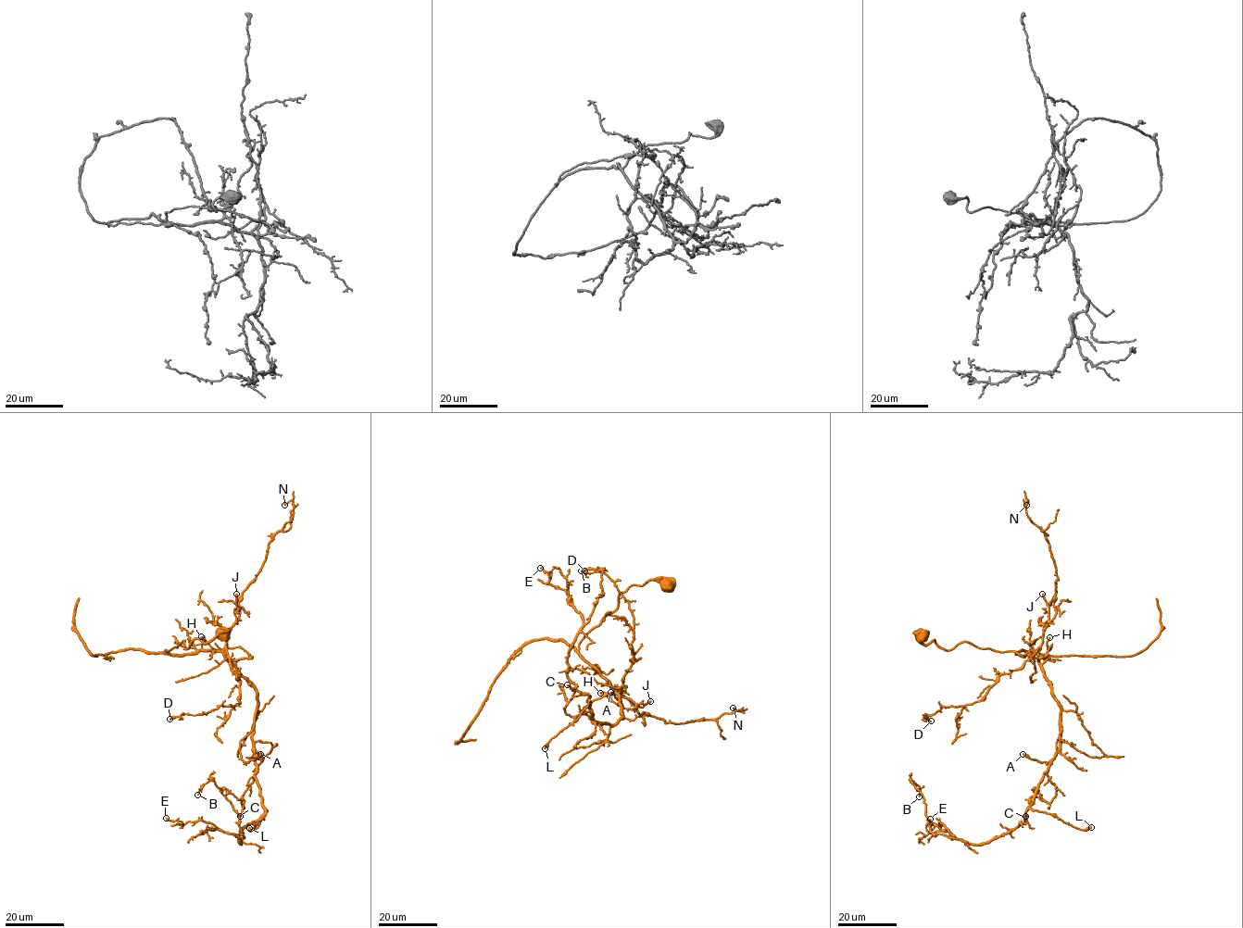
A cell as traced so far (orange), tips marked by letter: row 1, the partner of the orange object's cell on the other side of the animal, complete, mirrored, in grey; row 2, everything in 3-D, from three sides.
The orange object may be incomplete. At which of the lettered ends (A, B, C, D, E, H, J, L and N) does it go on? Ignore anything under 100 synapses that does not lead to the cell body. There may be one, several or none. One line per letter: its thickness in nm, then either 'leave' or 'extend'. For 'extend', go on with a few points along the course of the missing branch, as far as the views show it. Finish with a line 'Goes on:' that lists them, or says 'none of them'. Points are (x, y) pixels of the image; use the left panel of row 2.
A: 120 nm thick; leave
B: 100 nm thick; leave
C: 120 nm thick; leave
D: 90 nm thick; leave
E: 130 nm thick; leave
H: 110 nm thick; leave
J: 280 nm thick; leave
L: 240 nm thick; leave
N: 110 nm thick; leave
Goes on: none of them

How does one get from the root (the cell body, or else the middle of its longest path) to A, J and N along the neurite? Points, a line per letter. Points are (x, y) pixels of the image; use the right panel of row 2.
A: (922, 633), (947, 650), (967, 642), (1037, 651), (1060, 734), (1048, 762), (1023, 754)
J: (922, 633), (922, 644), (935, 640), (947, 650), (967, 642), (1020, 655), (1038, 651), (1048, 619), (1042, 594)
N: (922, 633), (922, 644), (935, 640), (947, 650), (967, 642), (1038, 651), (1056, 612), (1057, 579), (1026, 505)

